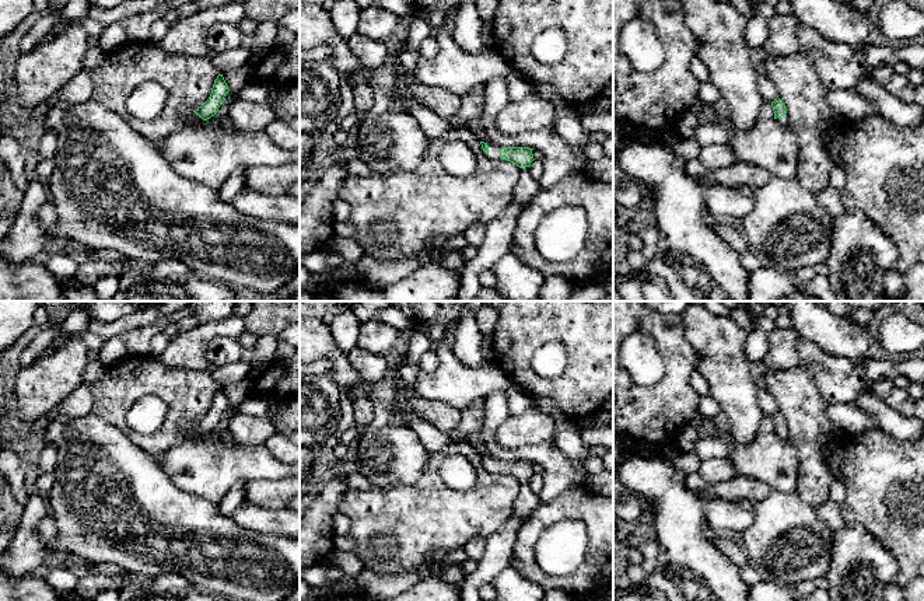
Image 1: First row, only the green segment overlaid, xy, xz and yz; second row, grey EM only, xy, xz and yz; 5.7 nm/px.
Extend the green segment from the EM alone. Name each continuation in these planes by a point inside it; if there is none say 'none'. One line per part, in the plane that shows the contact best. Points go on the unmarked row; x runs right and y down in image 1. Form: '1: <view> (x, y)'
1: xz (493, 467)

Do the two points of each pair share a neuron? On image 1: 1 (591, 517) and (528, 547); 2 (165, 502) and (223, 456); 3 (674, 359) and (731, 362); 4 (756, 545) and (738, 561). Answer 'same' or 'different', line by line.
1: same
2: different
3: different
4: different

